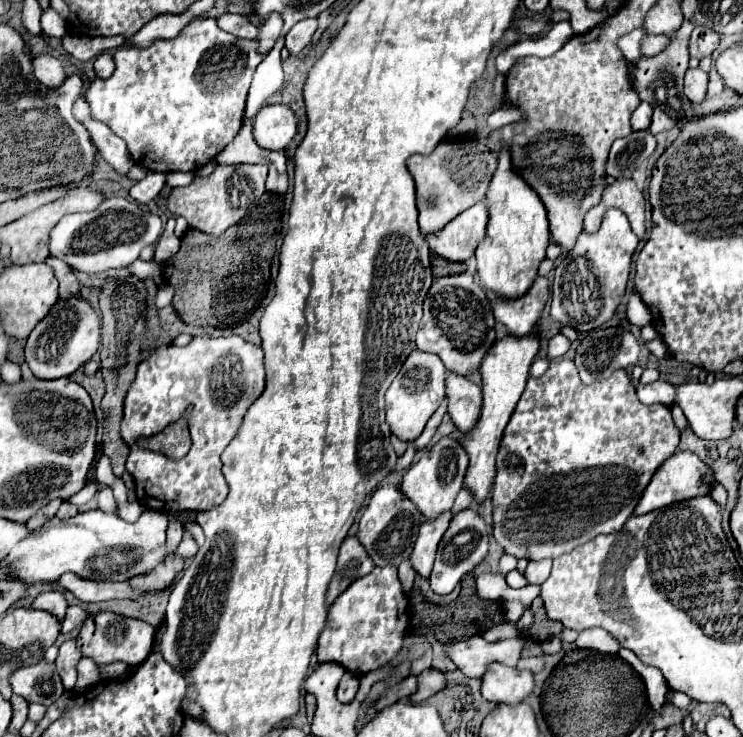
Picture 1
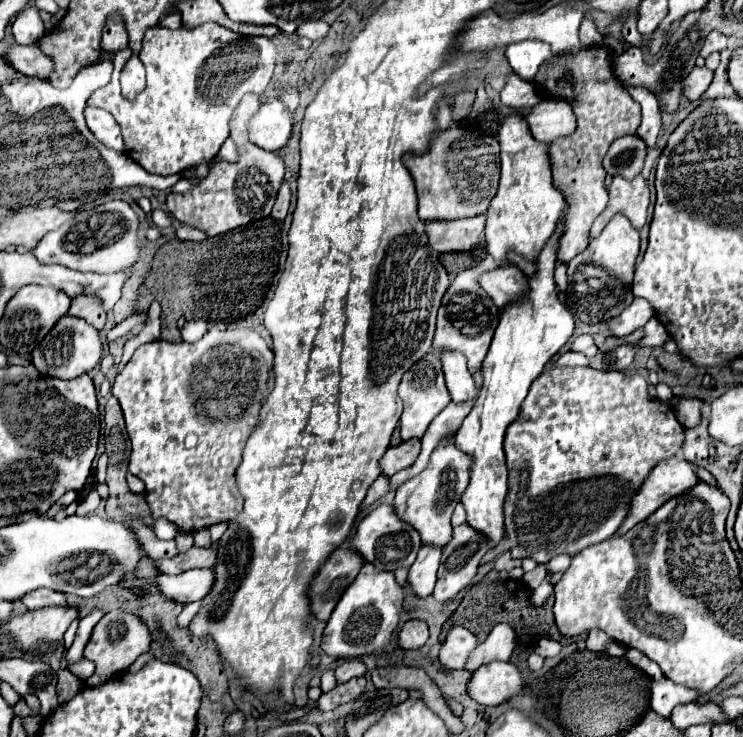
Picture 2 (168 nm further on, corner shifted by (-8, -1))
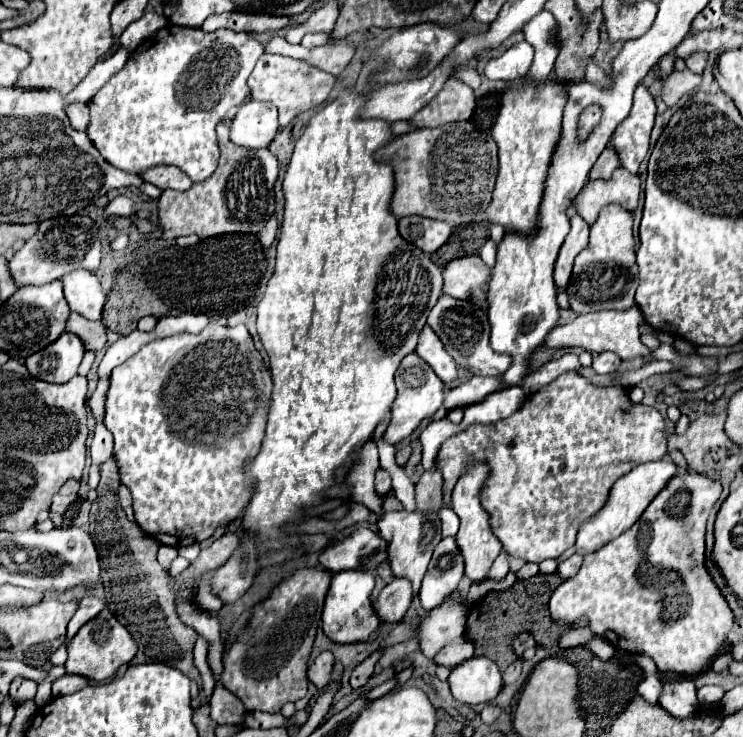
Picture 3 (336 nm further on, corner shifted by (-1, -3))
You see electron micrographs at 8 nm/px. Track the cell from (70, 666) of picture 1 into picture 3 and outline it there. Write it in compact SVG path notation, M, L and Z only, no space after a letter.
M86 596L86 598L82 598L78 604L80 604L80 606L78 606L76 614L72 616L72 620L70 620L70 624L68 624L68 640L76 634L76 630L80 630L80 626L84 626L88 620L92 620L92 618L106 606L106 604L104 604L100 598L96 598L96 596Z

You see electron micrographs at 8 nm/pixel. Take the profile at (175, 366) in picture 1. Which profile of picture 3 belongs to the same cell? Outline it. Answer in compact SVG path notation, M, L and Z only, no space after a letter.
M238 324L234 328L222 326L220 332L212 332L212 334L204 336L202 340L198 340L196 344L194 342L188 344L188 342L190 342L190 334L174 334L174 336L166 336L166 338L156 338L156 340L144 344L124 364L116 366L112 370L110 390L106 394L106 418L104 418L106 428L114 436L114 458L118 462L120 482L124 486L128 486L128 490L132 494L132 506L134 506L134 516L136 516L138 526L146 534L156 538L158 542L162 542L166 546L174 546L174 548L190 546L194 542L202 542L202 540L210 538L220 524L236 520L240 516L240 512L244 512L244 508L248 506L248 502L252 498L252 490L254 490L252 488L254 480L244 472L244 466L260 450L260 444L262 444L262 438L264 438L264 428L266 428L266 414L268 414L268 408L270 408L270 392L272 392L272 384L266 378L266 370L262 372L264 360L262 360L260 352L254 348L252 336L248 334L244 324Z

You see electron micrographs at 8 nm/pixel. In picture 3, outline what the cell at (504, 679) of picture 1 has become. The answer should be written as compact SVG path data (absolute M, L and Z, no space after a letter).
M470 658L456 664L448 676L450 692L464 704L486 704L502 688L502 674L488 658Z

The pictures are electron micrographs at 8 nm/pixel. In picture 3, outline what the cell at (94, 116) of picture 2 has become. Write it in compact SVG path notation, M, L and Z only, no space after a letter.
M72 102L64 110L66 110L68 118L70 118L72 128L76 128L76 130L86 130L88 128L88 122L90 122L88 104L84 104L84 102Z

